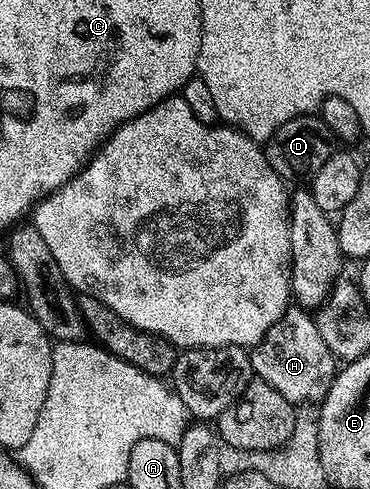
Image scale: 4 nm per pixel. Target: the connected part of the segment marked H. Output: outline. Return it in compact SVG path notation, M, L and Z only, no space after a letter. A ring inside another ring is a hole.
M299 307L288 308L282 315L282 319L278 319L278 323L274 323L274 327L270 327L270 331L266 331L263 339L254 346L250 356L253 374L259 380L270 383L270 387L274 387L274 391L286 395L286 399L293 403L323 401L338 372L338 358L330 351L330 347L326 347L326 339L322 339L322 335L318 331L315 316L309 310Z

